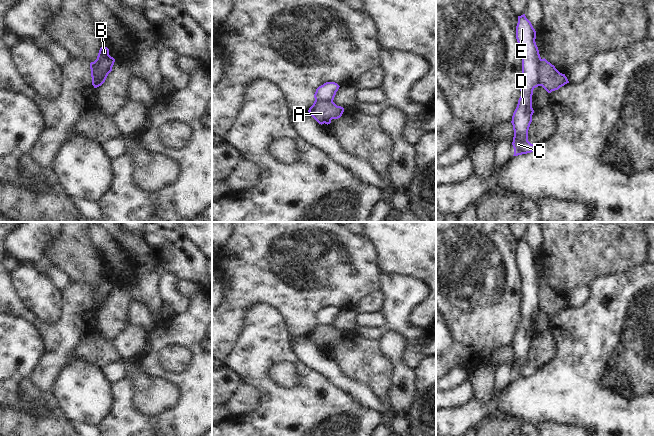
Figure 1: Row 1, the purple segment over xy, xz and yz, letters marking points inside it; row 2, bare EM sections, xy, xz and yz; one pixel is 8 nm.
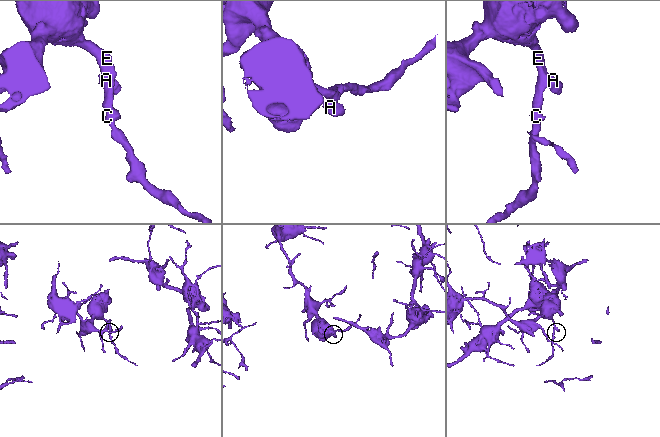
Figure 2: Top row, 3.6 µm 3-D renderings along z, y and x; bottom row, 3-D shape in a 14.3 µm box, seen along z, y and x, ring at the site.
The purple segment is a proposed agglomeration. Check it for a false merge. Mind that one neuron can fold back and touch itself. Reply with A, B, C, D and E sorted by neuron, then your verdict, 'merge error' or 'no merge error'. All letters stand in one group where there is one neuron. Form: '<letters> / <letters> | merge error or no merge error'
A / B C D E | merge error

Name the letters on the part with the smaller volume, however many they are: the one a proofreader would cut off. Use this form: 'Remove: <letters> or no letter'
Remove: A

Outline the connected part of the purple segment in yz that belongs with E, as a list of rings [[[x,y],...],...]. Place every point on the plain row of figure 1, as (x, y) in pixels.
[[[525,238],[518,240],[516,263],[522,279],[522,300],[520,303],[521,320],[512,340],[514,354],[514,379],[518,380],[533,376],[538,369],[528,365],[528,354],[532,346],[533,314],[540,310],[538,305],[541,281],[536,269],[536,255]]]

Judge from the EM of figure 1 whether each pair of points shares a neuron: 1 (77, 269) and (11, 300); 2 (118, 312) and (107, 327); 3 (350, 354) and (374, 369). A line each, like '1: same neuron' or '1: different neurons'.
1: different neurons
2: same neuron
3: same neuron

